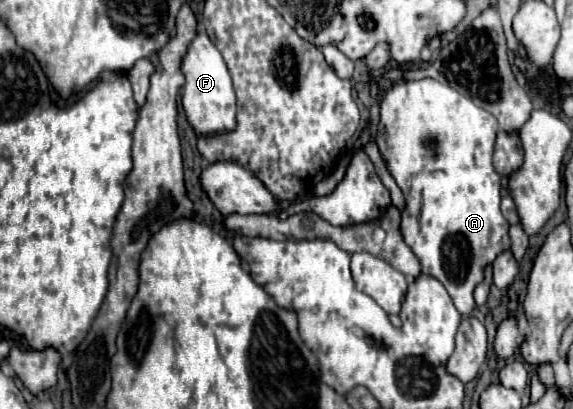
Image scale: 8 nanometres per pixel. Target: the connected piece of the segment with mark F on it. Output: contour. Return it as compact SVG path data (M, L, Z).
M205 32L191 42L187 56L183 58L183 74L185 84L181 88L181 104L187 116L187 122L195 130L197 136L215 136L221 132L235 130L235 92L231 84L231 76L223 62L221 52L211 44Z

